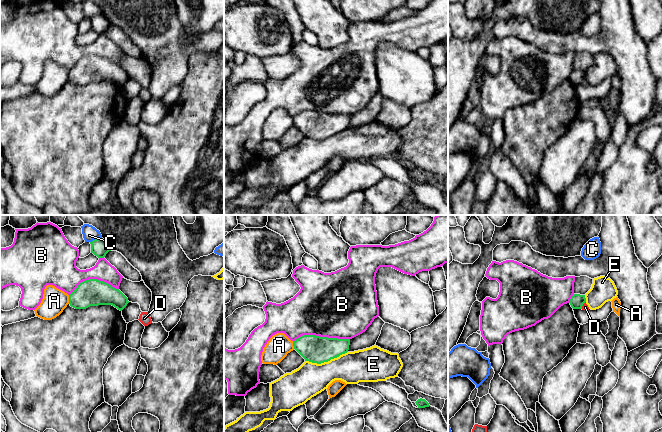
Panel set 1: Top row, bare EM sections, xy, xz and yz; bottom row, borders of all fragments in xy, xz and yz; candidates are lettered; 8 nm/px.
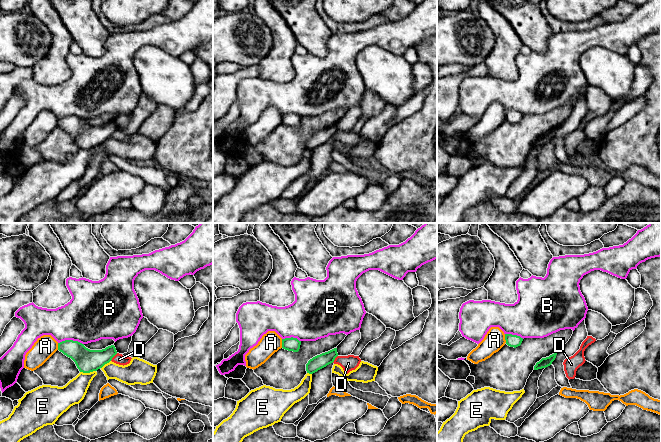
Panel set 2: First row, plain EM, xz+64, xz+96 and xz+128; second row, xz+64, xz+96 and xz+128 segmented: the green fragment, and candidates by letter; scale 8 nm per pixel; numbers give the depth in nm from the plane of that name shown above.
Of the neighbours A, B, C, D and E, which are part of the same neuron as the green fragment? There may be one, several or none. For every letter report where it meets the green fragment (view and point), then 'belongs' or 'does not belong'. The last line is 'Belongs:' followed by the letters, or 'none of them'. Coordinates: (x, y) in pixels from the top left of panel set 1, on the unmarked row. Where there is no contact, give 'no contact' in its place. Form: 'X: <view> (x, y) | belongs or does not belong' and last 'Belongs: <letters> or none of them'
A: xy (69, 75) | does not belong
B: xz (321, 113) | does not belong
C: xy (95, 15) | does not belong
D: yz (582, 81) | does not belong
E: xz (326, 137) | does not belong
Belongs: none of them

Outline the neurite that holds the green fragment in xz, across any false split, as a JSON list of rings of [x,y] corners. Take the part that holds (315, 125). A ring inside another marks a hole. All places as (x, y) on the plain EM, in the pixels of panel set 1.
[[[303,111],[293,117],[294,125],[312,139],[321,140],[345,130],[349,126],[350,115]]]

